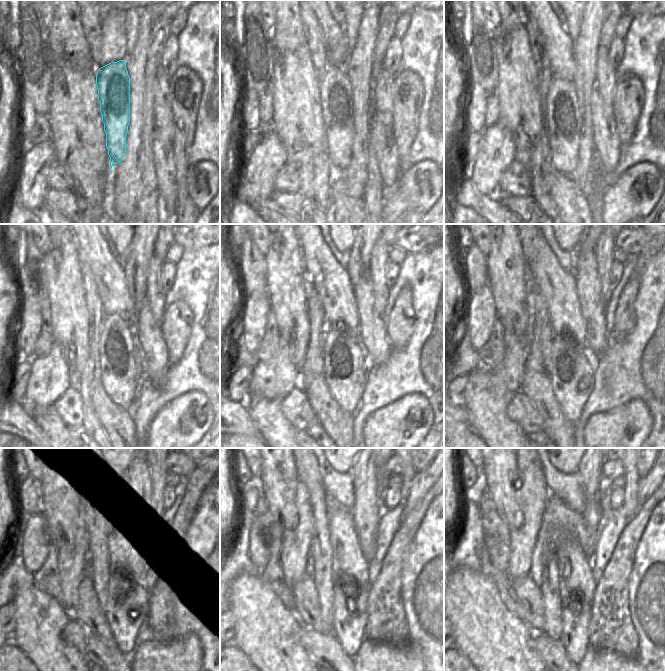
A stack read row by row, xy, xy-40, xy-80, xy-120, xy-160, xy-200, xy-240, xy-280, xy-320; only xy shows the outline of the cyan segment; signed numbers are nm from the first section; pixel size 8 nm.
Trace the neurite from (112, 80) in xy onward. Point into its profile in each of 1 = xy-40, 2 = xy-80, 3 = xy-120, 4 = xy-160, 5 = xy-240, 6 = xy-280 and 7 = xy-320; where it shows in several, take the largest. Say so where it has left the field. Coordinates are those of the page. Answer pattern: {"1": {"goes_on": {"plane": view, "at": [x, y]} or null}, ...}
{"1": {"goes_on": {"plane": "xy-40", "at": [335, 88]}}, "2": {"goes_on": {"plane": "xy-80", "at": [563, 119]}}, "3": {"goes_on": {"plane": "xy-120", "at": [122, 362]}}, "4": {"goes_on": {"plane": "xy-160", "at": [346, 360]}}, "5": {"goes_on": {"plane": "xy-240", "at": [127, 605]}}, "6": {"goes_on": {"plane": "xy-280", "at": [350, 608]}}, "7": {"goes_on": {"plane": "xy-320", "at": [576, 608]}}}

